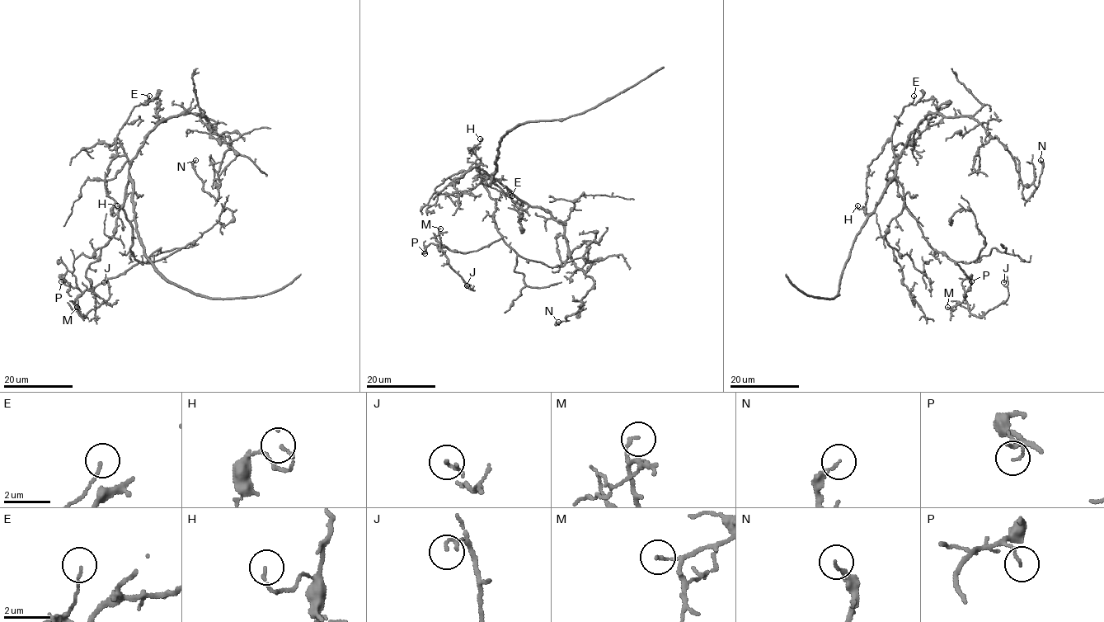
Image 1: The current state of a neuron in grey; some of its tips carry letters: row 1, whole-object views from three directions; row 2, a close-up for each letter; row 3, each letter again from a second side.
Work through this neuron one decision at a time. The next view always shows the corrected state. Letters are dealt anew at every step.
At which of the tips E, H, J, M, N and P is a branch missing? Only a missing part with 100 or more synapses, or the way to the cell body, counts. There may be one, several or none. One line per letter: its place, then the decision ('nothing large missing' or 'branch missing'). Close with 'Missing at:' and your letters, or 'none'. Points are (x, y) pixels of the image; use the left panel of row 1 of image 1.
E: (149, 96) | nothing large missing
H: (117, 205) | nothing large missing
J: (104, 282) | nothing large missing
M: (77, 307) | nothing large missing
N: (195, 160) | nothing large missing
P: (61, 281) | nothing large missing
Missing at: none

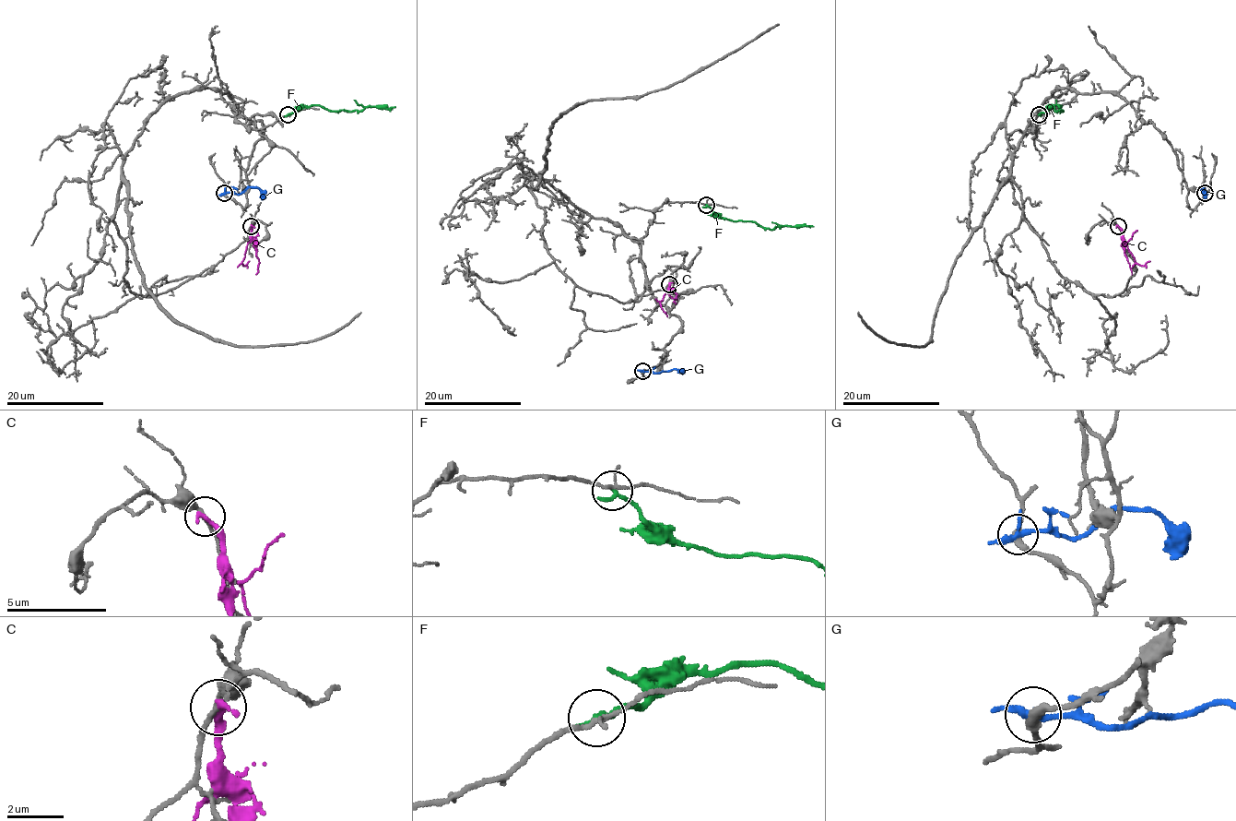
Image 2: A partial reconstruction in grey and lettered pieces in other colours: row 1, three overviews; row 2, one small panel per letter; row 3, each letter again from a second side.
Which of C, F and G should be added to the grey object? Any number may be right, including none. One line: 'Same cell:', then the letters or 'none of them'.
Same cell: none of them

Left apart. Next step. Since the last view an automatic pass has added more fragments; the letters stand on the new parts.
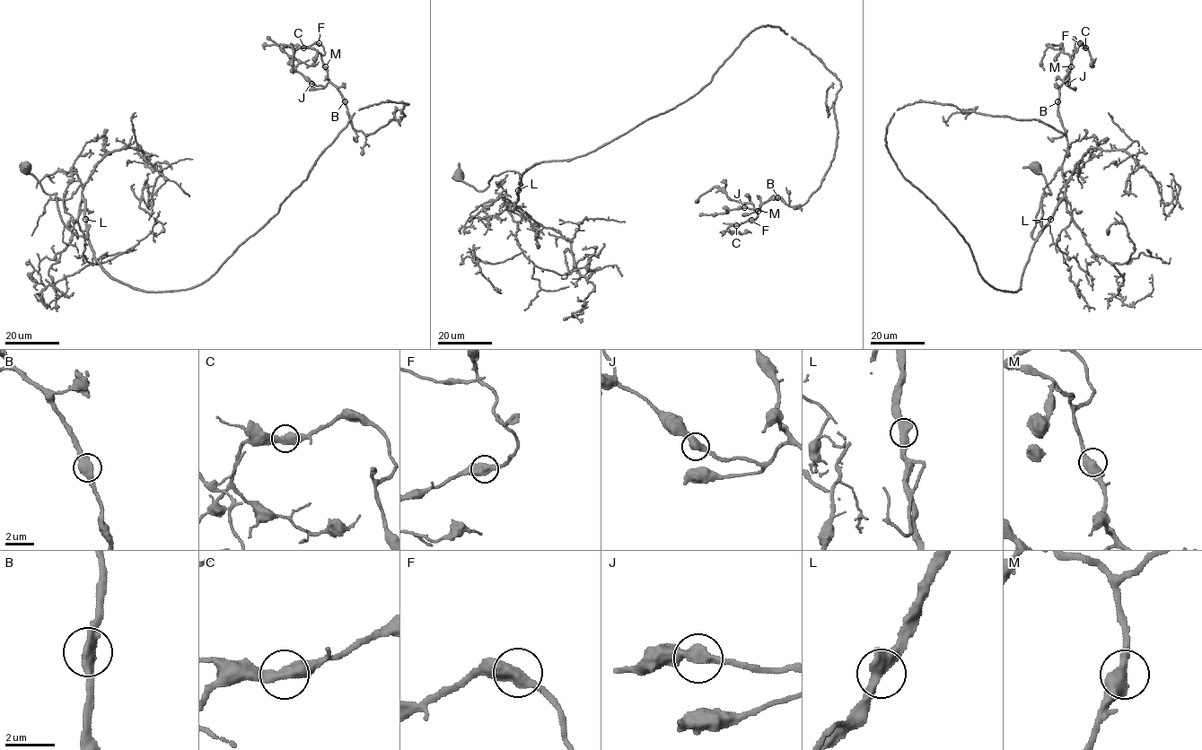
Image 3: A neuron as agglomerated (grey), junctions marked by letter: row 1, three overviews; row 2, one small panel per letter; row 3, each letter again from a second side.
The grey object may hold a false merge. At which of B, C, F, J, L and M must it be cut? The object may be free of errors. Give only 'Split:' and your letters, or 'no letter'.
Split: no letter

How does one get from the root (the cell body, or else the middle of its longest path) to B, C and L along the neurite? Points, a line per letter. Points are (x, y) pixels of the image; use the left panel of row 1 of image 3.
B: (25, 166), (110, 276), (144, 291), (188, 289), (277, 213), (355, 113), (408, 104), (364, 135), (345, 101)
C: (25, 166), (113, 278), (197, 286), (355, 113), (394, 101), (405, 116), (355, 130), (324, 48), (303, 47)
L: (25, 166), (46, 193), (56, 194), (62, 222), (86, 239), (85, 219)

